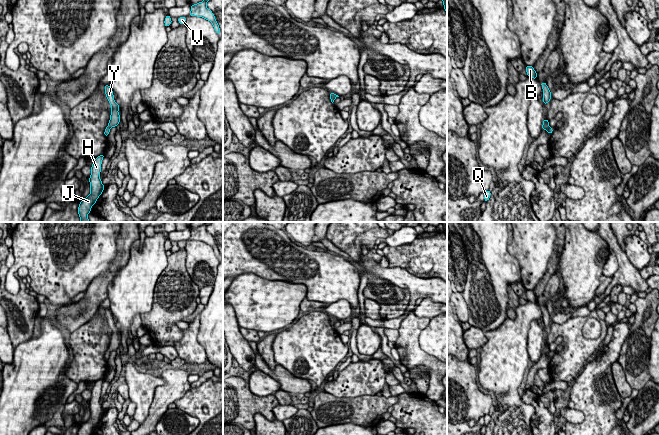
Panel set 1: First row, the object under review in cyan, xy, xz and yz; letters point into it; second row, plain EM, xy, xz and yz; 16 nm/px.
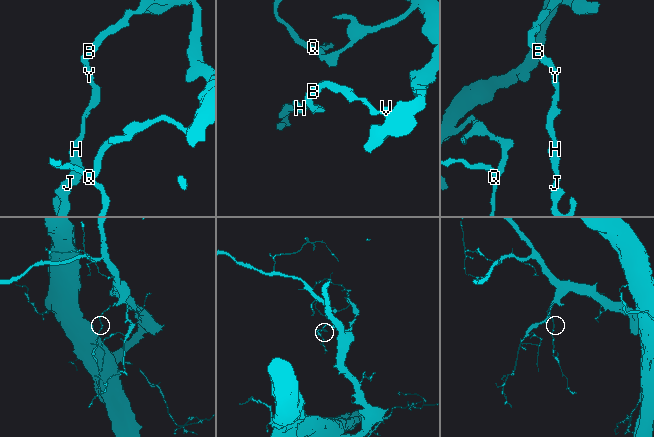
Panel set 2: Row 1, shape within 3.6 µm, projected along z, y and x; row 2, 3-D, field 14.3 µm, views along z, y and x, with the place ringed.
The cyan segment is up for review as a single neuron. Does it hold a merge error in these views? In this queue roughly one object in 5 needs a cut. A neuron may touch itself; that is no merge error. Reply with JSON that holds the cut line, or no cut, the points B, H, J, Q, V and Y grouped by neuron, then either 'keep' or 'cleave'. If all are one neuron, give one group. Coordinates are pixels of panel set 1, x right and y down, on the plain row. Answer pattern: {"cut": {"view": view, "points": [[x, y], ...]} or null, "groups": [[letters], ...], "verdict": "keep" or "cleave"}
{"cut": null, "groups": [["B", "H", "J", "Q", "V", "Y"]], "verdict": "keep"}

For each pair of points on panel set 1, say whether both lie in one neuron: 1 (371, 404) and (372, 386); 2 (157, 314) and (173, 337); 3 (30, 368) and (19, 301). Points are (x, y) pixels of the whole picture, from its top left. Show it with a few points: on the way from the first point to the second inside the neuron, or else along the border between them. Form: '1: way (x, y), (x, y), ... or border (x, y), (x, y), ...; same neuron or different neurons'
1: border (376, 394), (364, 394), (349, 398); different neurons
2: way (157, 321), (157, 325), (166, 334); same neuron
3: border (33, 334), (29, 339), (19, 343), (14, 348); different neurons

